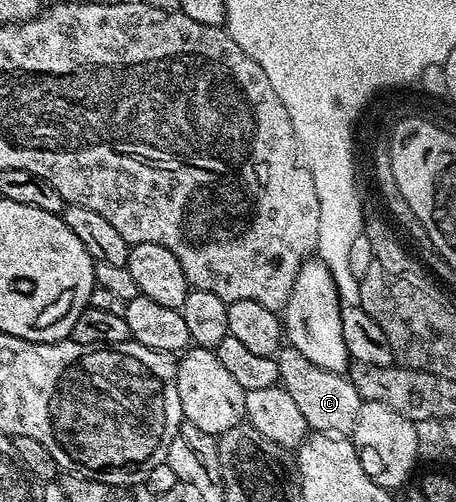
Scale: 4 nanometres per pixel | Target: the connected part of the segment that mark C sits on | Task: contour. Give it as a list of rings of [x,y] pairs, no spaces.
[[[291,346],[281,347],[275,358],[280,375],[279,387],[284,388],[290,398],[294,398],[294,403],[298,410],[302,410],[302,418],[306,418],[312,432],[327,432],[341,438],[352,433],[362,401],[347,375],[322,370],[322,366],[310,362],[302,350]]]

